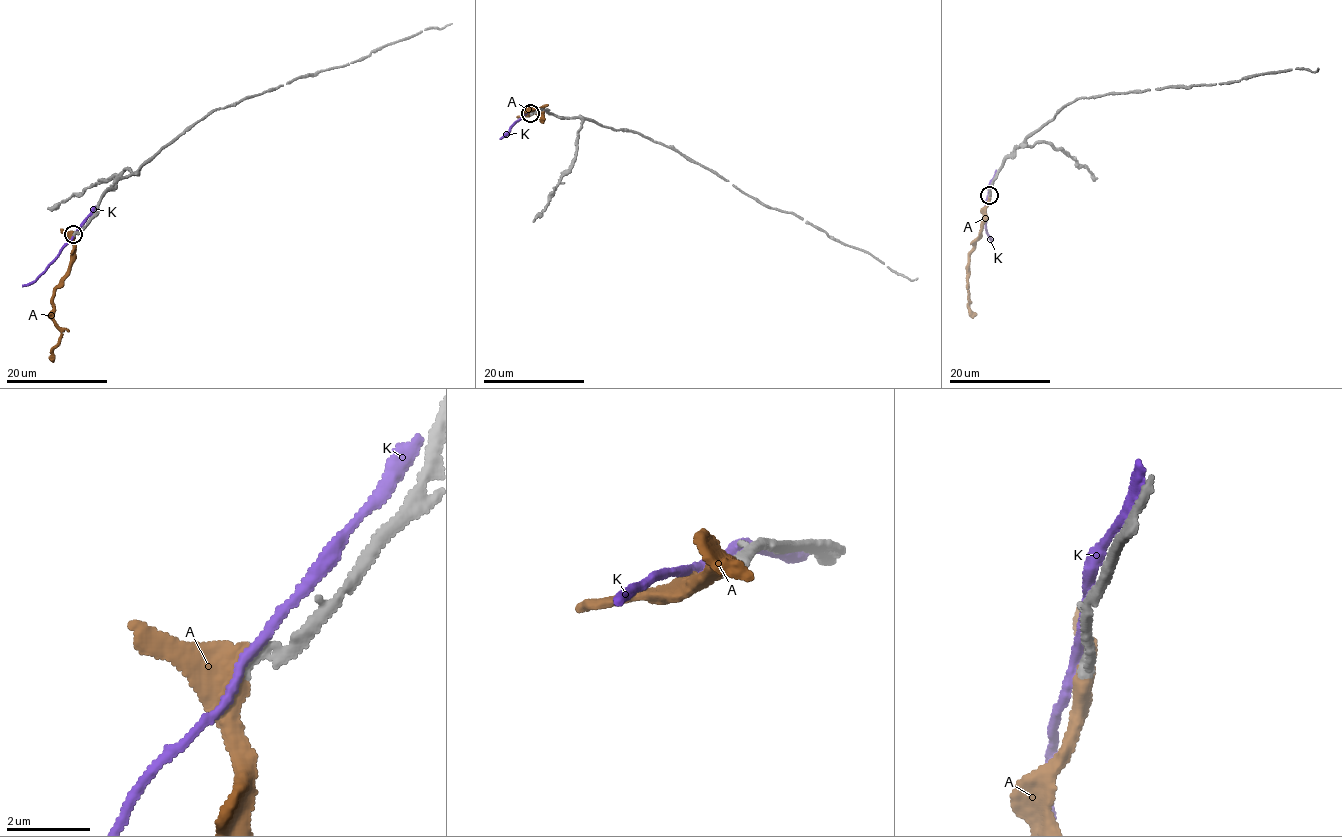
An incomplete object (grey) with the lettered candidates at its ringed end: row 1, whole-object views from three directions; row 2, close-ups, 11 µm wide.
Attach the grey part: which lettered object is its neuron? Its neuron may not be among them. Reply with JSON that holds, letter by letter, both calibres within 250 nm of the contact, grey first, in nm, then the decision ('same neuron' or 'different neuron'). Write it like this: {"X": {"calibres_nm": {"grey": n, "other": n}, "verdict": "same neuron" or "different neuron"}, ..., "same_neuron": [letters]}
{"A": {"calibres_nm": {"grey": 320, "other": 650}, "verdict": "same neuron"}, "K": {"calibres_nm": {"grey": 320, "other": 200}, "verdict": "different neuron"}, "same_neuron": ["A"]}

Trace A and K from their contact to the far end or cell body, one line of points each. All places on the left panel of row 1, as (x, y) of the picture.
A: (74, 234), (73, 262), (53, 298), (53, 323), (61, 332), (60, 343), (53, 349), (53, 361)
K: (75, 233), (45, 271), (22, 286)

